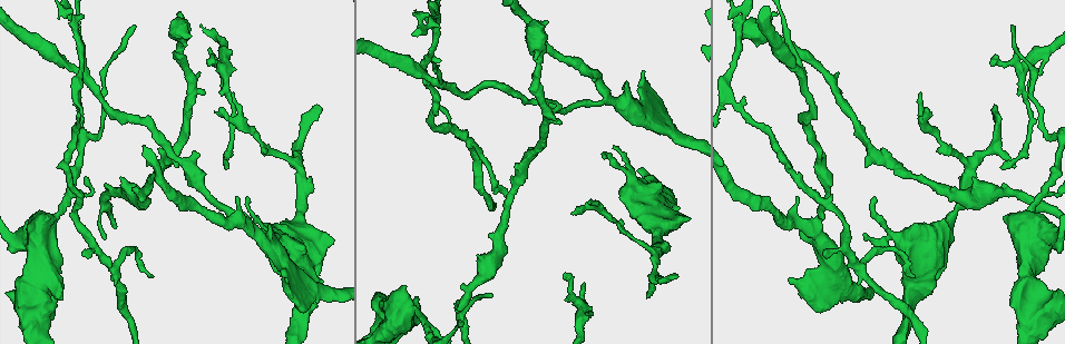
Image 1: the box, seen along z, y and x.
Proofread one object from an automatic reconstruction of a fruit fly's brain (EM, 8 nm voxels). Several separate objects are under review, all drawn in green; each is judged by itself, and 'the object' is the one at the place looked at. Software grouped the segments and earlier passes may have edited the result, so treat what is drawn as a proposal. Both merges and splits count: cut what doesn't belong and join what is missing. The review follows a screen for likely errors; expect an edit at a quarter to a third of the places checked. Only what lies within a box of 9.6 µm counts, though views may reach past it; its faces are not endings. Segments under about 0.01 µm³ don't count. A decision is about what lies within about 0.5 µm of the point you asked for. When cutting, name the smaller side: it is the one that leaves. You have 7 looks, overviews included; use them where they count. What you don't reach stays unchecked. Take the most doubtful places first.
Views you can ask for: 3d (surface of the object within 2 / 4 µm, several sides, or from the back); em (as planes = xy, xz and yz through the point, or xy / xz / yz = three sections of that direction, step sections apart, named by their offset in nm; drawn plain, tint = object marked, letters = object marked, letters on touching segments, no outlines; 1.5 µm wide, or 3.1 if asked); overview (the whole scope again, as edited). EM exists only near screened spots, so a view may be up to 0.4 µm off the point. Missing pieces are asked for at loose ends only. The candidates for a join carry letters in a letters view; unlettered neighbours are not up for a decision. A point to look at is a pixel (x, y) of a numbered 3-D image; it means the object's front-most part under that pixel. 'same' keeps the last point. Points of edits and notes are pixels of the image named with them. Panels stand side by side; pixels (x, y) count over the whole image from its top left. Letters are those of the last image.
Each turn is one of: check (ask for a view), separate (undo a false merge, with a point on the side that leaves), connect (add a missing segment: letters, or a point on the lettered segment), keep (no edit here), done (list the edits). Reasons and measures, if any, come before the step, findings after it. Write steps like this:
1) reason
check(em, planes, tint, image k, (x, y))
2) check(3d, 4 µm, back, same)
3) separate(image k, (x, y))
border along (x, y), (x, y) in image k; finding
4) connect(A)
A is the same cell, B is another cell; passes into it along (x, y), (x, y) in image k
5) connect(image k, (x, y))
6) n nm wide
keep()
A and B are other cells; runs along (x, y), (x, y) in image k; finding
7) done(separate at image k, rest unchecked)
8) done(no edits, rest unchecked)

free end
check(3d, 2 µm, image 1, (317, 106))

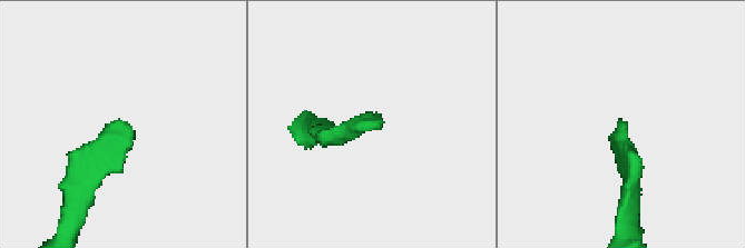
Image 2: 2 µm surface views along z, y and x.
check(em, planes, letters, image 2, (374, 127))

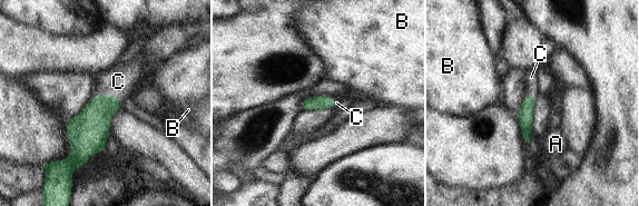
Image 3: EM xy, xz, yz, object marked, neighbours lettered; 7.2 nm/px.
C touches over 220 nm
connect(C)
C is the same cell, A and B are other cells; passes into it along (92, 125), (108, 95), (118, 81) in image 3; the cell continues

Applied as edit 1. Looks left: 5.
see it whole again
check(overview)

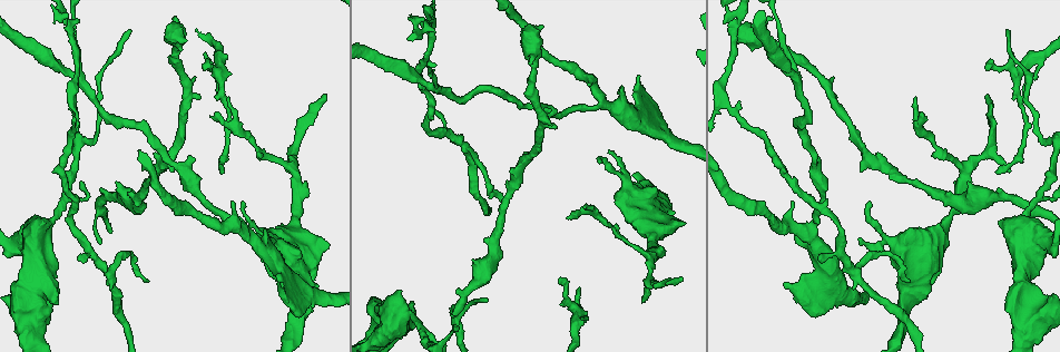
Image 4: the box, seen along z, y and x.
thin neck
check(em, planes, letters, image 4, (1035, 129))

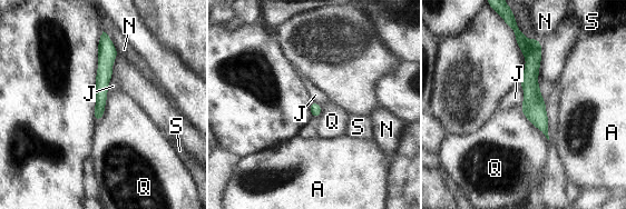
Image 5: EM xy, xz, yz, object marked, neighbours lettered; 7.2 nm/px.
Q touches over 340 nm
keep()
A, J, N, Q and S are other cells; continuous, no second cell

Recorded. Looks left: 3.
done(connect at image 3, rest unchecked)

